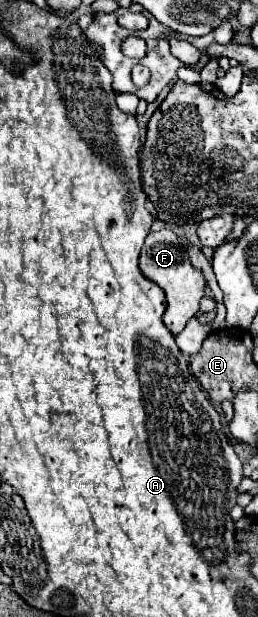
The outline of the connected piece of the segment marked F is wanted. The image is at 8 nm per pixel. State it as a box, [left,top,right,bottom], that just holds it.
[139,225,207,335]

